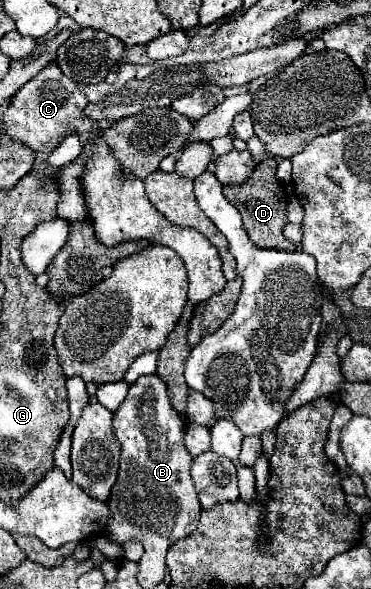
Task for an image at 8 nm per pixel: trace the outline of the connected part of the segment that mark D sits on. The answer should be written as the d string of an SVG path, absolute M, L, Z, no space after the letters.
M267 158L255 168L253 176L249 180L245 180L245 184L241 184L241 186L227 186L227 188L223 188L223 194L227 196L227 200L243 216L245 232L247 232L247 236L251 238L251 242L255 246L293 252L295 244L289 242L283 236L283 226L287 224L287 194L285 194L285 188L277 180L275 174L277 174L277 160L275 158Z

